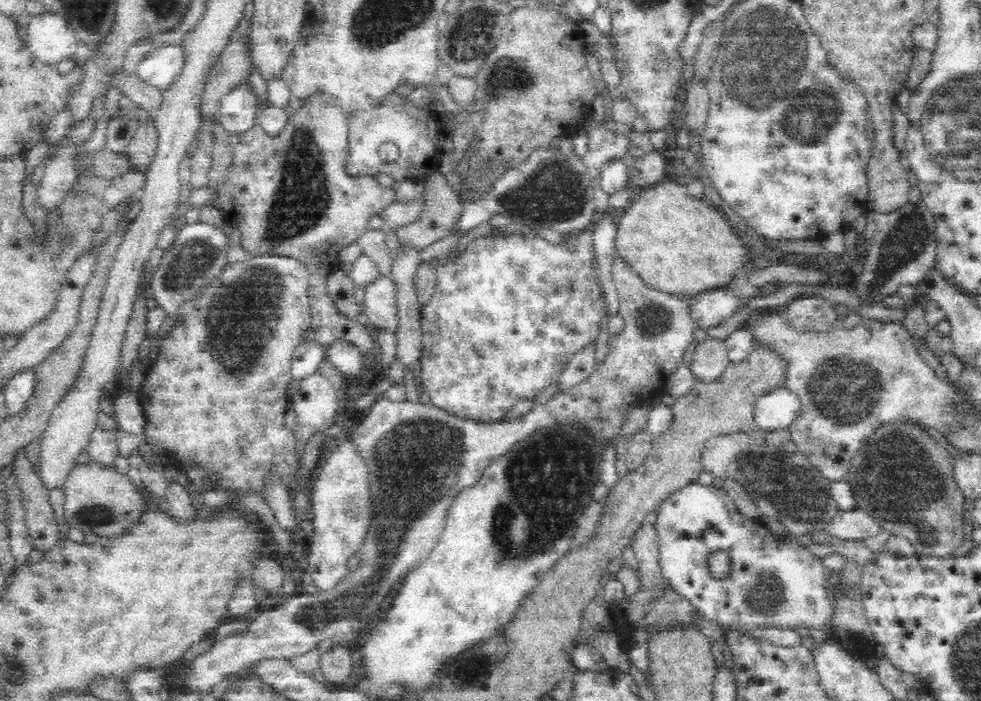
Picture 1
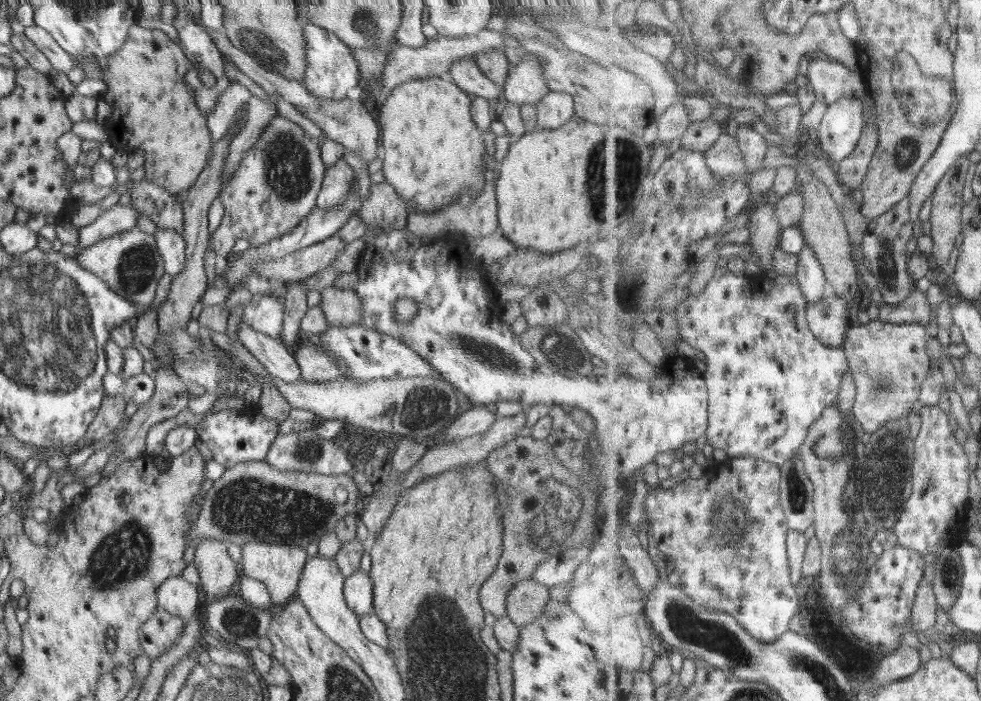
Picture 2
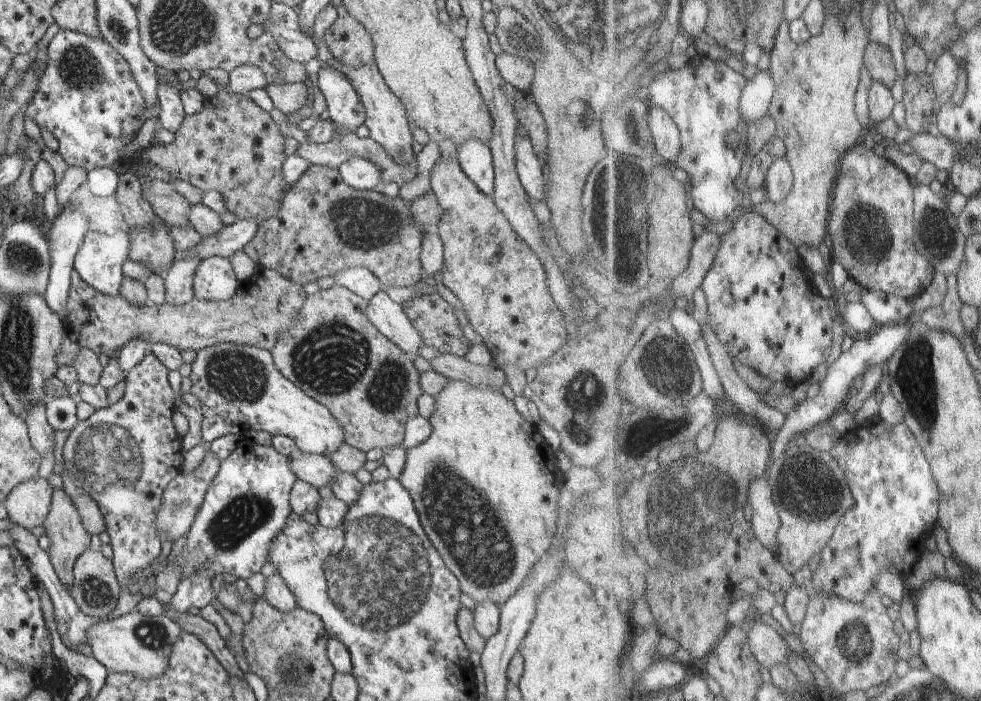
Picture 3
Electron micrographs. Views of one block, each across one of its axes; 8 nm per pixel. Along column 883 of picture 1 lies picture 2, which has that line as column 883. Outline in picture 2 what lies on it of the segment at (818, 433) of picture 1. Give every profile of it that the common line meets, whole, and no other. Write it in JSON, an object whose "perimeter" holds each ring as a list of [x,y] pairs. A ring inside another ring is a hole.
{"perimeter":[[[881,319],[871,321],[868,325],[852,326],[849,330],[845,349],[851,362],[852,372],[859,386],[859,396],[853,410],[862,421],[867,432],[878,432],[888,422],[910,416],[914,404],[923,396],[923,386],[928,377],[935,374],[932,369],[932,355],[928,351],[930,335],[928,326],[920,322],[896,324]]]}

